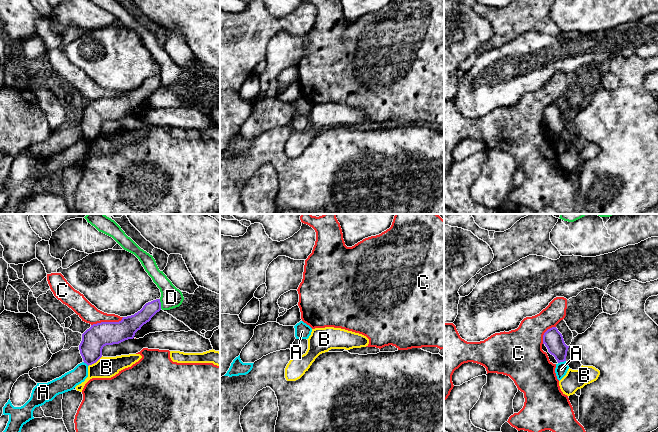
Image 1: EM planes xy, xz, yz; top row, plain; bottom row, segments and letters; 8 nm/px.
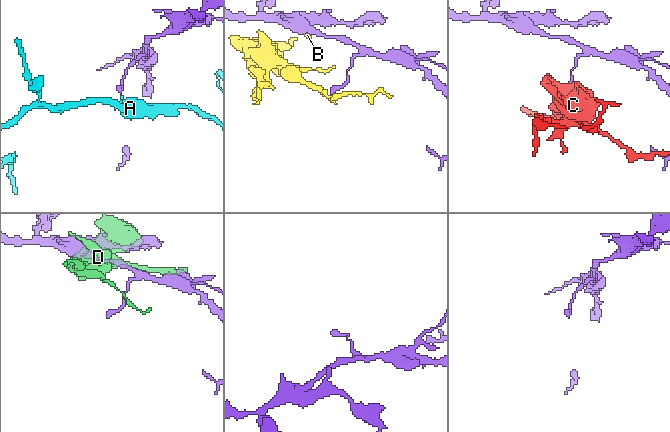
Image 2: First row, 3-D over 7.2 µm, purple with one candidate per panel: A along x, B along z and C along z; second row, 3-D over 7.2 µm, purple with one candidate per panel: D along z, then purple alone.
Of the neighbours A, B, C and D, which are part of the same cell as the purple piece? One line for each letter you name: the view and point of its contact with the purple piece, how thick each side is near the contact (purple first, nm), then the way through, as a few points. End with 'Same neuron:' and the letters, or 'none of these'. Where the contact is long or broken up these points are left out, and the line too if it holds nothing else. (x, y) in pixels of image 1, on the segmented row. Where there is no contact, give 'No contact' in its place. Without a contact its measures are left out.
Same neuron: none of these

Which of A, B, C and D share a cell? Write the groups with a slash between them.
A / B / C / D

